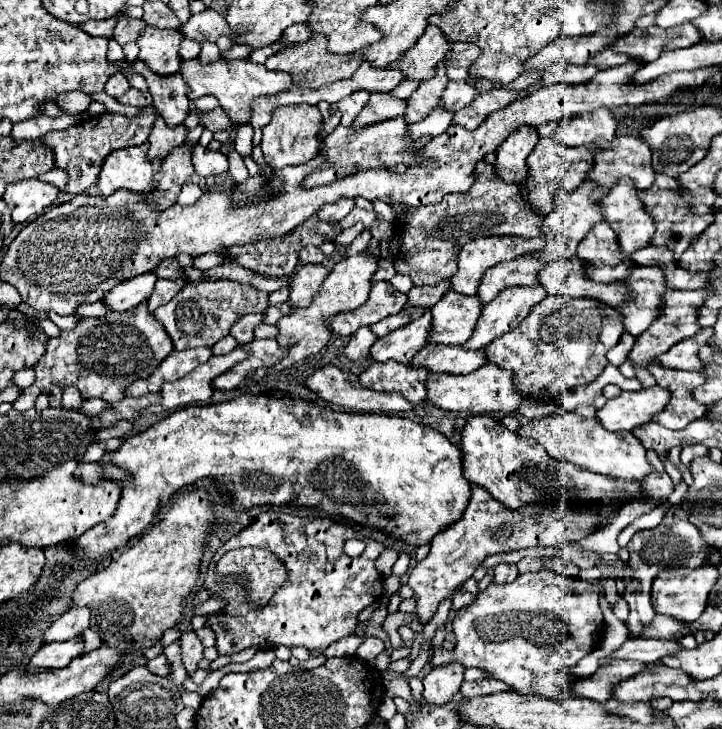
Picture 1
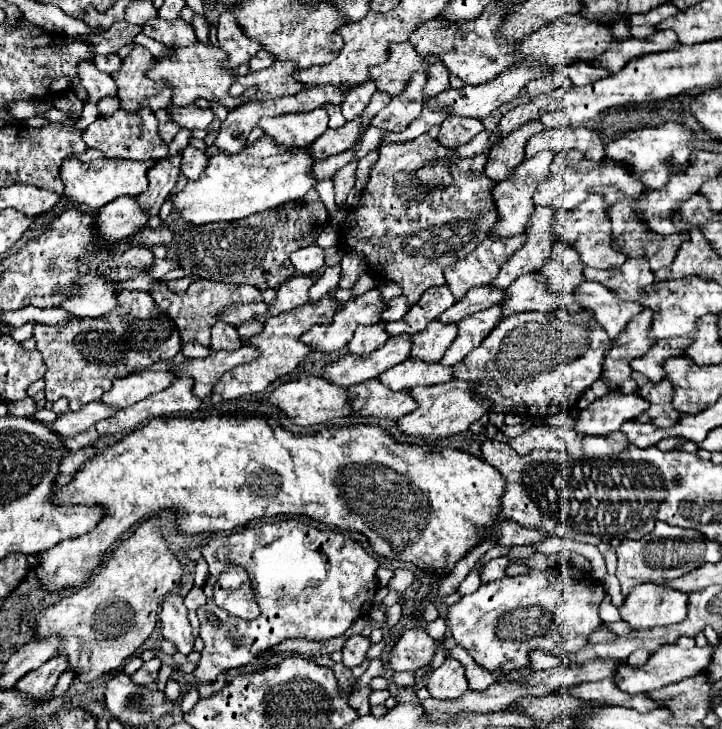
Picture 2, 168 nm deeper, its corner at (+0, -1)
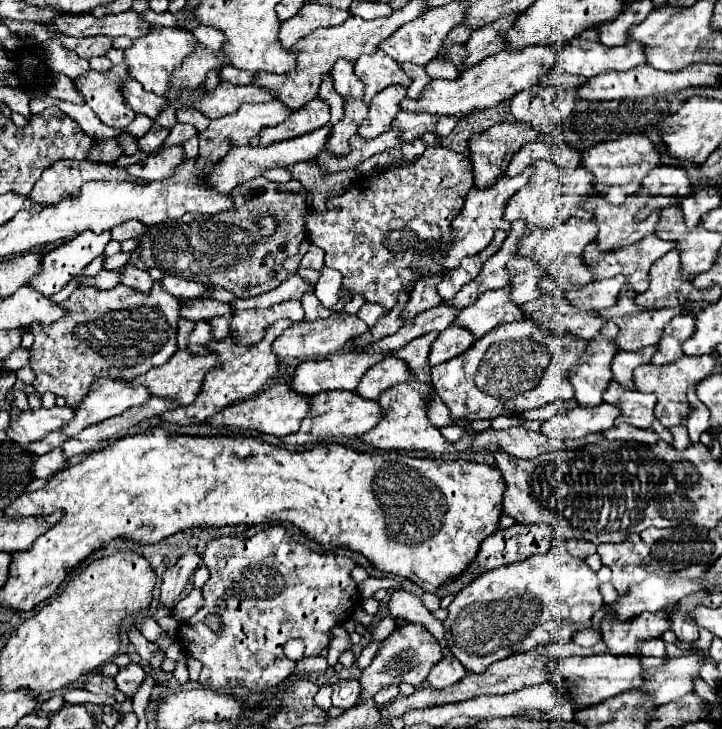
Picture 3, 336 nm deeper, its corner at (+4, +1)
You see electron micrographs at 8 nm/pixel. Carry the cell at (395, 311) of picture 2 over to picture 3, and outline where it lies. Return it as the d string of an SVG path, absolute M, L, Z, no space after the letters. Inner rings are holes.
M364 304L364 306L358 310L356 316L358 316L362 322L366 322L368 326L372 326L384 312L386 312L386 310L384 310L382 306L376 306L376 304Z

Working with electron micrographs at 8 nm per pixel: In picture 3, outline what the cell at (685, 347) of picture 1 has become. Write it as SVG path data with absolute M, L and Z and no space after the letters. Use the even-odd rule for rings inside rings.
M648 346L644 350L636 350L636 352L616 352L612 358L612 380L618 382L624 390L632 390L632 372L642 366L648 364L652 354L656 352L656 346Z

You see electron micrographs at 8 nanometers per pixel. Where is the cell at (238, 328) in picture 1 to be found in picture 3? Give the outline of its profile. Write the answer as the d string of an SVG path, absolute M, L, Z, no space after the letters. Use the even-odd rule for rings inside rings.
M196 322L196 328L192 330L188 338L188 352L190 354L206 354L208 352L208 340L212 340L212 330L208 322Z

